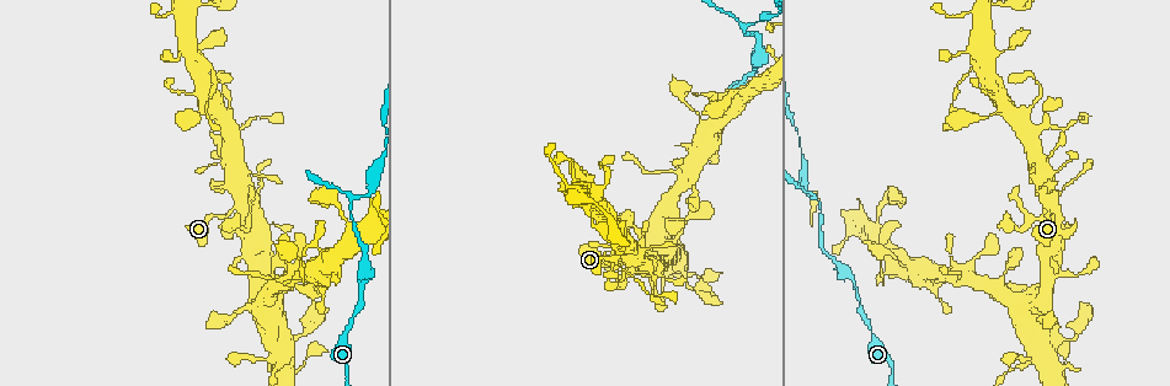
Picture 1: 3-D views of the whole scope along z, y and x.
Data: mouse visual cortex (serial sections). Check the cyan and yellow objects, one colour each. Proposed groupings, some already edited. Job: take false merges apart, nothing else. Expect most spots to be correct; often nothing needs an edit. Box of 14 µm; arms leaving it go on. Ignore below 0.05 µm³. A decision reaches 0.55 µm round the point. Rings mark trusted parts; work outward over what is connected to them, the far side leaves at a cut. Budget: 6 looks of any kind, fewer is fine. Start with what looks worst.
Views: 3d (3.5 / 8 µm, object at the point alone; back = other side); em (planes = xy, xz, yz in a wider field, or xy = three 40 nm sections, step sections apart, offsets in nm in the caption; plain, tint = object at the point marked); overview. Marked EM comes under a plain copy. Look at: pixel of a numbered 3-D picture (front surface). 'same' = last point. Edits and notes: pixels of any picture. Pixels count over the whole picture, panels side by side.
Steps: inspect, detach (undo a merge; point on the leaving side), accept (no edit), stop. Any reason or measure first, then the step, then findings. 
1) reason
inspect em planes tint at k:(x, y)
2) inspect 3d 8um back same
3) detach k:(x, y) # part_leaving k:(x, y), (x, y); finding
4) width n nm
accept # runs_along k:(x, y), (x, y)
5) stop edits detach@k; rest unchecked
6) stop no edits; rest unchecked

three-way junction
inspect 3d 3.5um at 1:(352, 201)

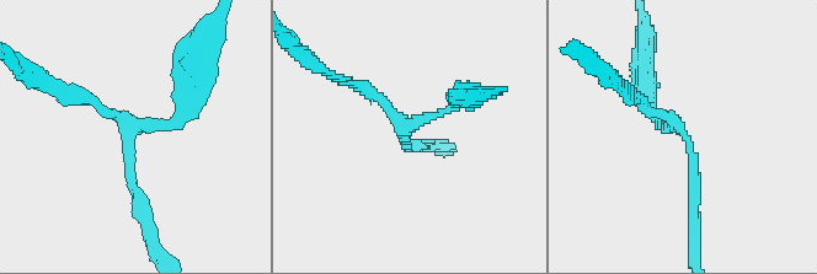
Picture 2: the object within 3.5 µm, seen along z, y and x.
arms 3; arm_widths 100, 150, 150 nm
inspect em xy step 5 tint at 2:(681, 133)

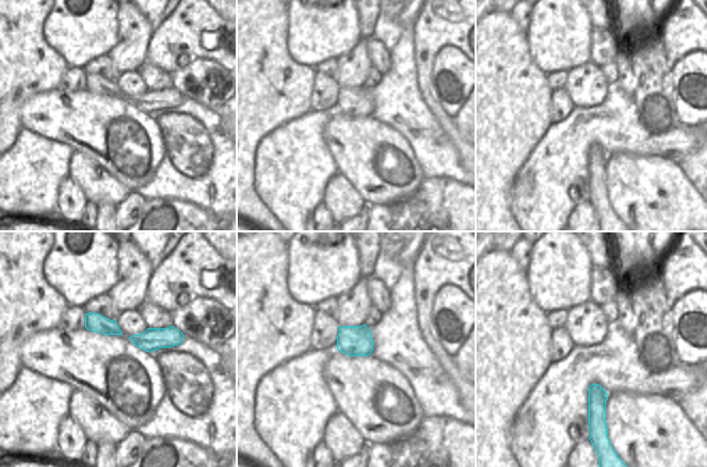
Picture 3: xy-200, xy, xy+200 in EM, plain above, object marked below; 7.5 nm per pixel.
accept # runs_along 2:(140, 210), (128, 132), (170, 123), (185, 97); continuous, no second cell

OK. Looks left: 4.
abrupt turn
inspect 3d 3.5um at 1:(646, 264)

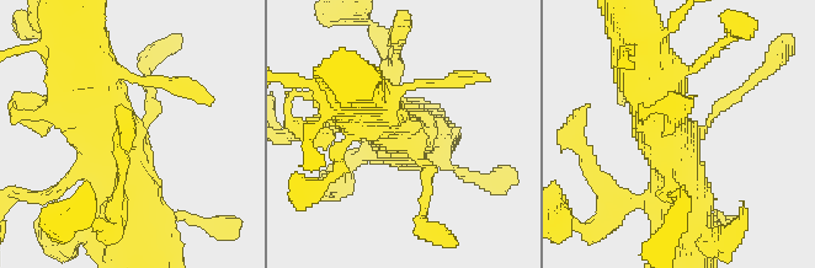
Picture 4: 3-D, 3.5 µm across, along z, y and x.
need the tissue
inspect em planes tint at 4:(679, 151)

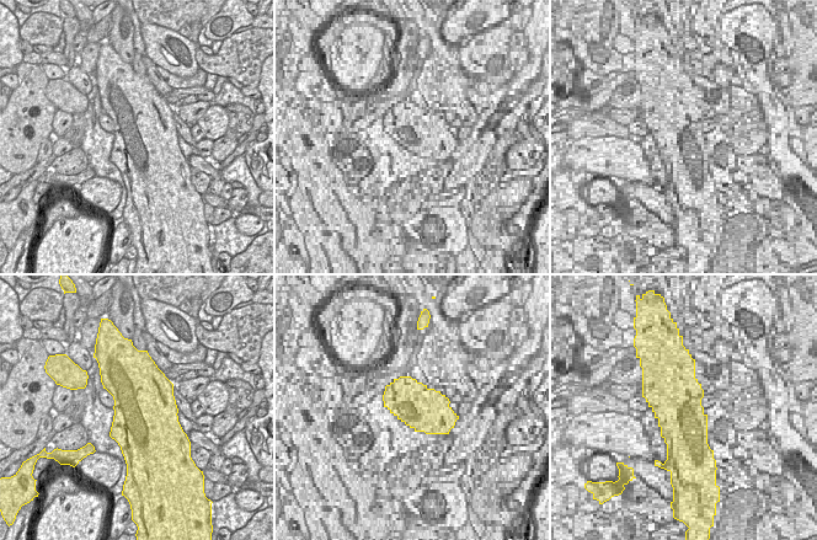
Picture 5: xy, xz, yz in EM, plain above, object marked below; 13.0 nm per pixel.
accept # runs_along 4:(38, 196), (102, 165), (137, 241); continuous, no second cell

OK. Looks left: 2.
inspect 3d 3.5um back at 1:(661, 236)

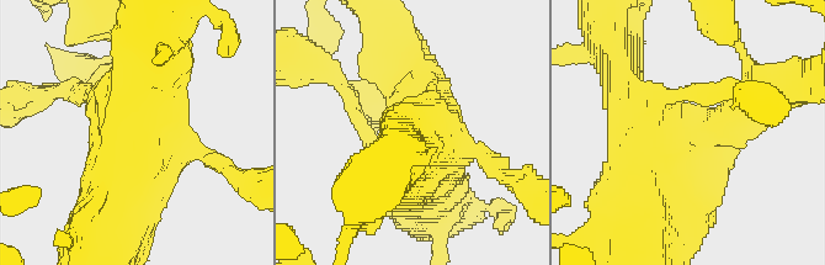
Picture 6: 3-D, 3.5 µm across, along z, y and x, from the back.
inspect em xy step 5 tint at 6:(687, 138)

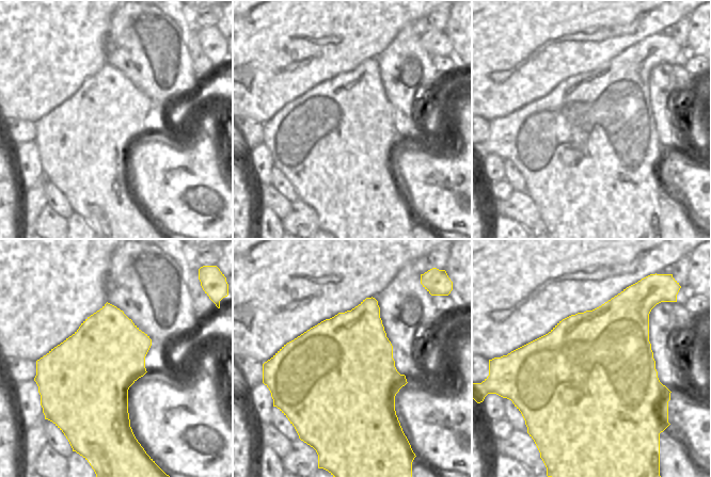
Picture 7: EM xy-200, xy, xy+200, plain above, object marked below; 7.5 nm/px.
accept # runs_along 6:(619, 72), (654, 141), (733, 121); one cell here

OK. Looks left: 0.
stop no edits; rest unchecked

